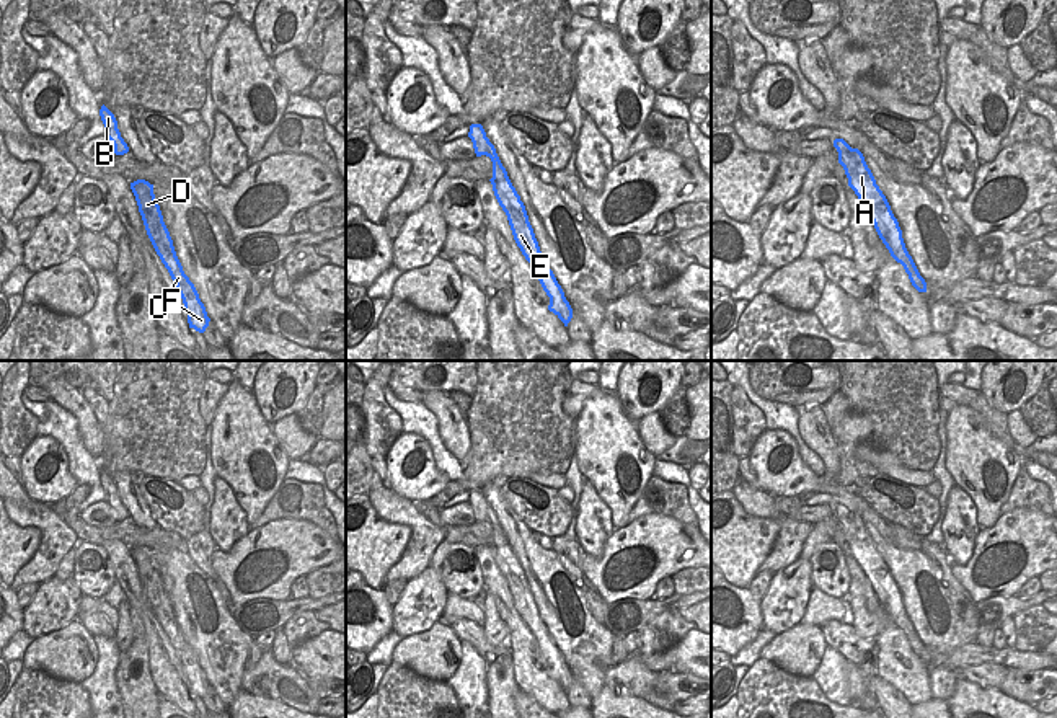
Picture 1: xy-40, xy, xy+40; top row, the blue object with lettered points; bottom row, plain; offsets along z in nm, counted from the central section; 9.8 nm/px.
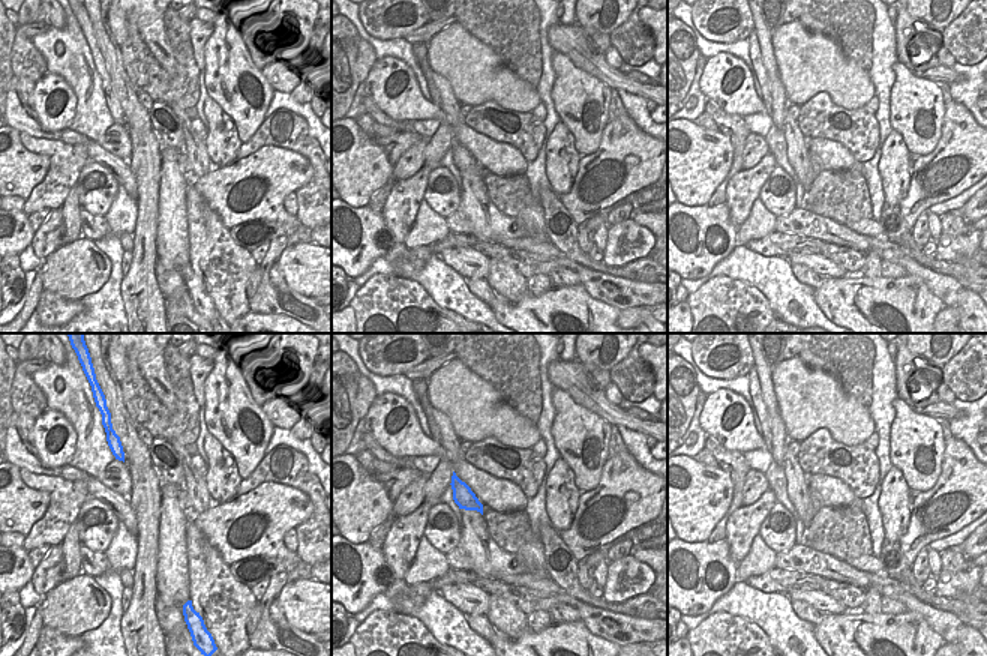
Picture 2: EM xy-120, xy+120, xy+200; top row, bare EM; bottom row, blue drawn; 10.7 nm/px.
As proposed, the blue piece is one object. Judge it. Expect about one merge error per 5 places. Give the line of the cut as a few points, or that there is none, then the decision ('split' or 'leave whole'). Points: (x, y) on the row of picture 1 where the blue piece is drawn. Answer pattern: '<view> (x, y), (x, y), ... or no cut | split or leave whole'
no cut | leave whole

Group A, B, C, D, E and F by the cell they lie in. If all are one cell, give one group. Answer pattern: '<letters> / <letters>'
A B C D E F

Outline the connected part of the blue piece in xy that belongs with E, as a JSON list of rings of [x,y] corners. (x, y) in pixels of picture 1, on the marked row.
[[[471,124],[468,137],[473,142],[476,157],[486,155],[491,158],[493,178],[489,181],[493,184],[493,191],[499,206],[507,215],[514,240],[525,259],[537,273],[543,290],[550,297],[548,310],[553,312],[564,323],[564,326],[568,326],[573,318],[573,308],[540,251],[533,228],[528,222],[525,206],[520,201],[520,196],[517,194],[515,188],[512,186],[507,171],[496,153],[494,145],[486,137],[486,132],[481,124]]]

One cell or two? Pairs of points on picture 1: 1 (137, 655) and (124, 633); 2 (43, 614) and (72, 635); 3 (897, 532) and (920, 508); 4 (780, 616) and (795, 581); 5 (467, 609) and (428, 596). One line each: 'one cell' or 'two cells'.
1: two cells
2: two cells
3: two cells
4: one cell
5: two cells

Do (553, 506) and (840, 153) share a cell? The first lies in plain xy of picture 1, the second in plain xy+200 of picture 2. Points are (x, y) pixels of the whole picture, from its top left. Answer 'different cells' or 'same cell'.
different cells

